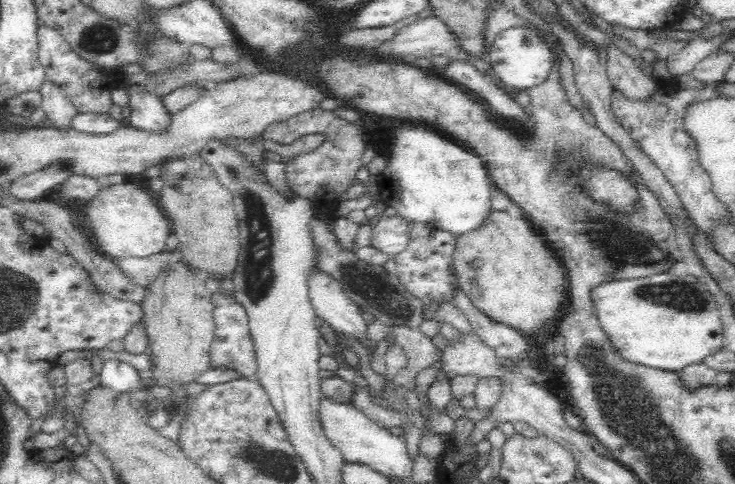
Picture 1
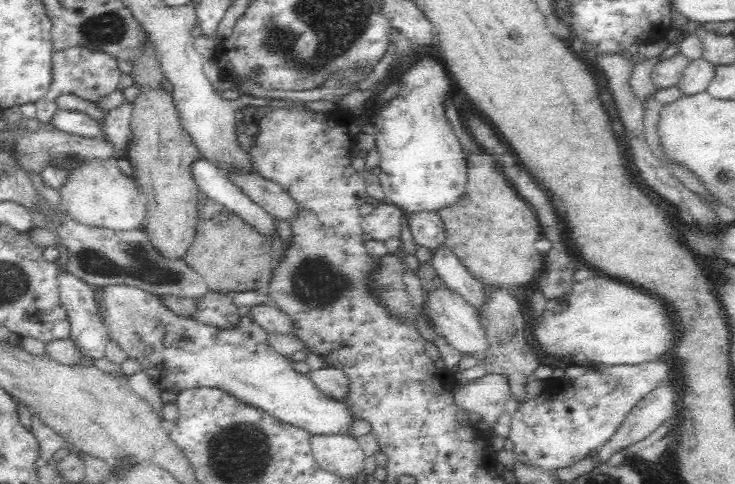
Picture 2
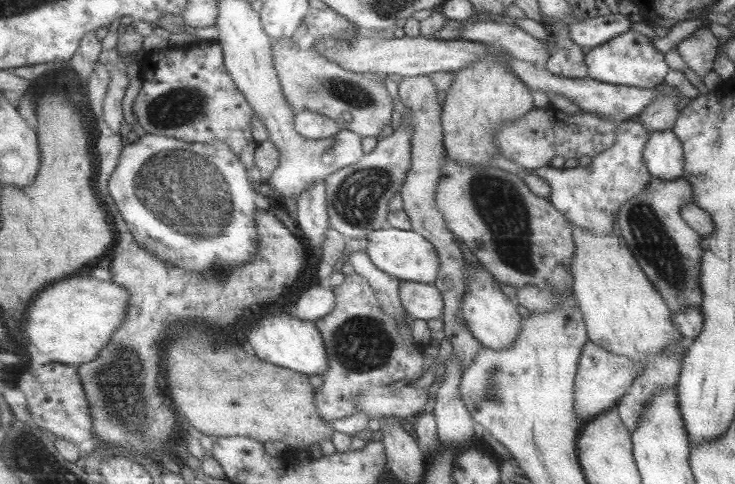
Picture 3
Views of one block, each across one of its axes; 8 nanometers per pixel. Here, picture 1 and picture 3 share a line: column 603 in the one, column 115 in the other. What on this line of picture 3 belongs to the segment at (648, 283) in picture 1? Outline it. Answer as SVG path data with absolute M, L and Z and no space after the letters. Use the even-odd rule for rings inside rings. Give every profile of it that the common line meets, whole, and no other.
M77 274L75 278L57 281L41 291L29 305L22 334L27 343L47 354L51 361L79 367L96 360L108 347L117 328L125 323L131 298L129 290L121 284L92 276L81 278Z

